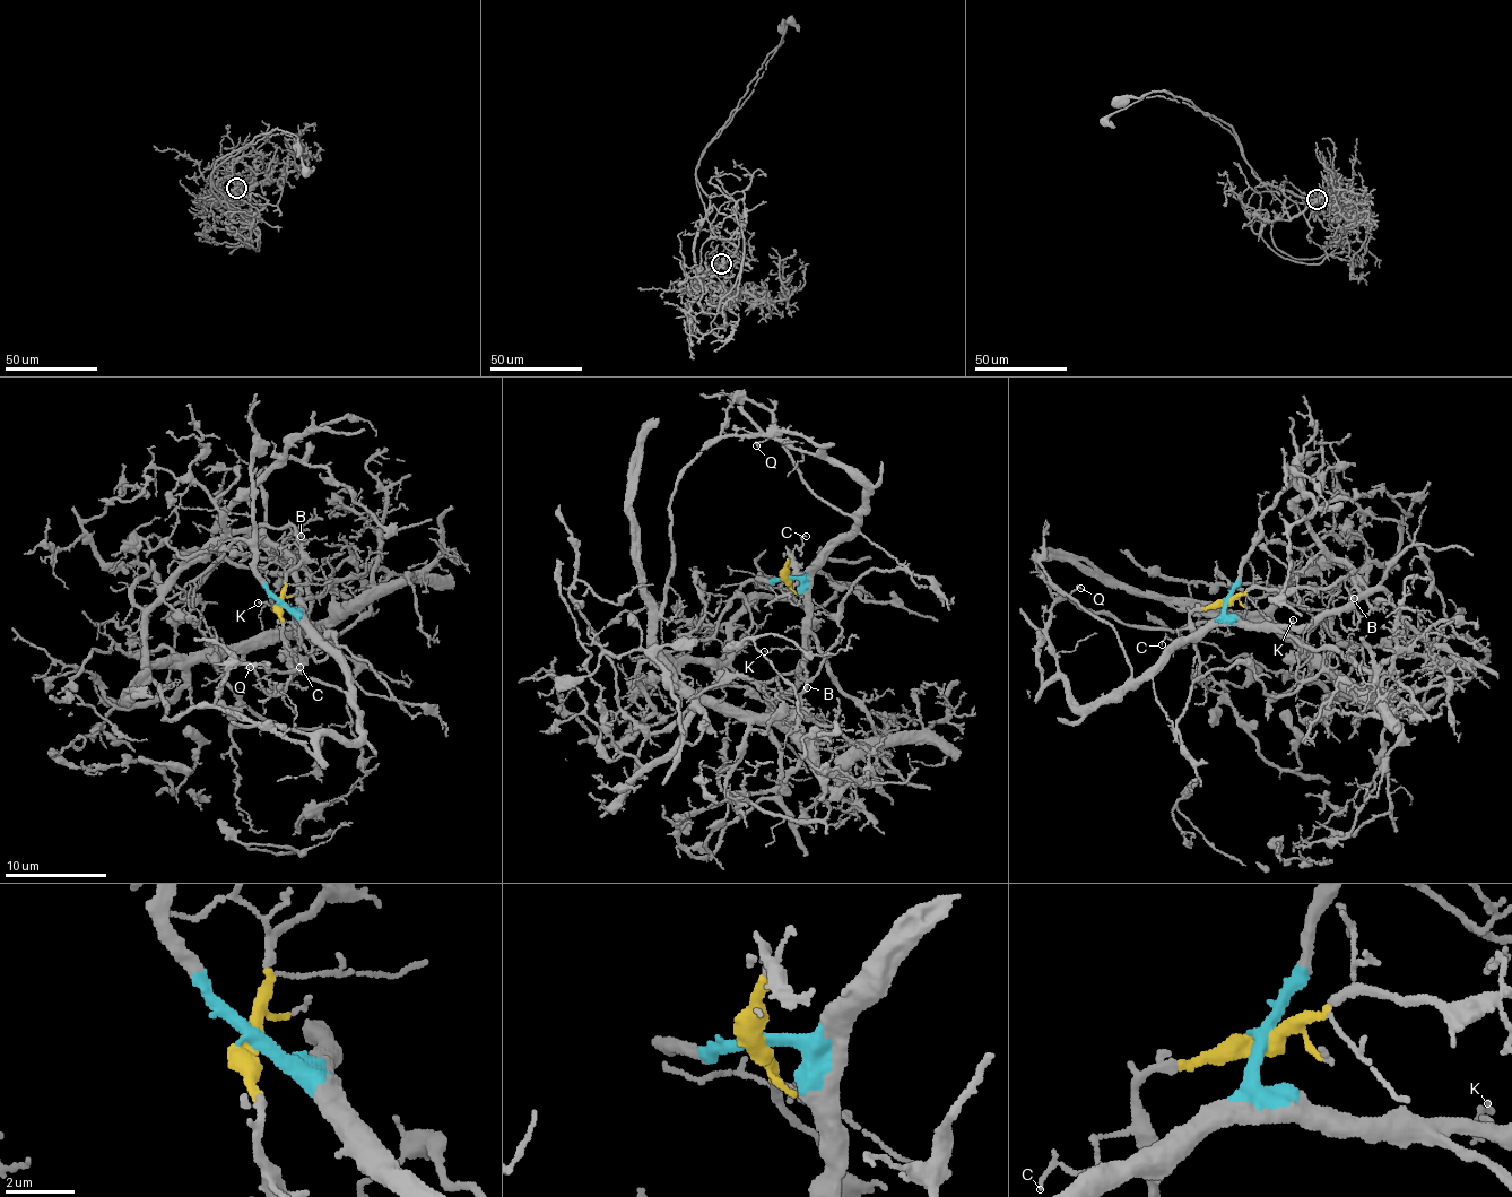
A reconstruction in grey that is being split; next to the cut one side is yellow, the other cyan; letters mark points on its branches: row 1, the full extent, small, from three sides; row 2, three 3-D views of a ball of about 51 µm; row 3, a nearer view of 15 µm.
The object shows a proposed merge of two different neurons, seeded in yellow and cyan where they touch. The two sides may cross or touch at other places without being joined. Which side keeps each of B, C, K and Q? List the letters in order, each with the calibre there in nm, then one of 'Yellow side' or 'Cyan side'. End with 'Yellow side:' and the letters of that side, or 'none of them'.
B: Thickness 150 nm. Yellow side
C: Thickness 120 nm. Yellow side
K: Thickness 90 nm. Cyan side
Q: Thickness 160 nm. Cyan side
Yellow side: B, C

